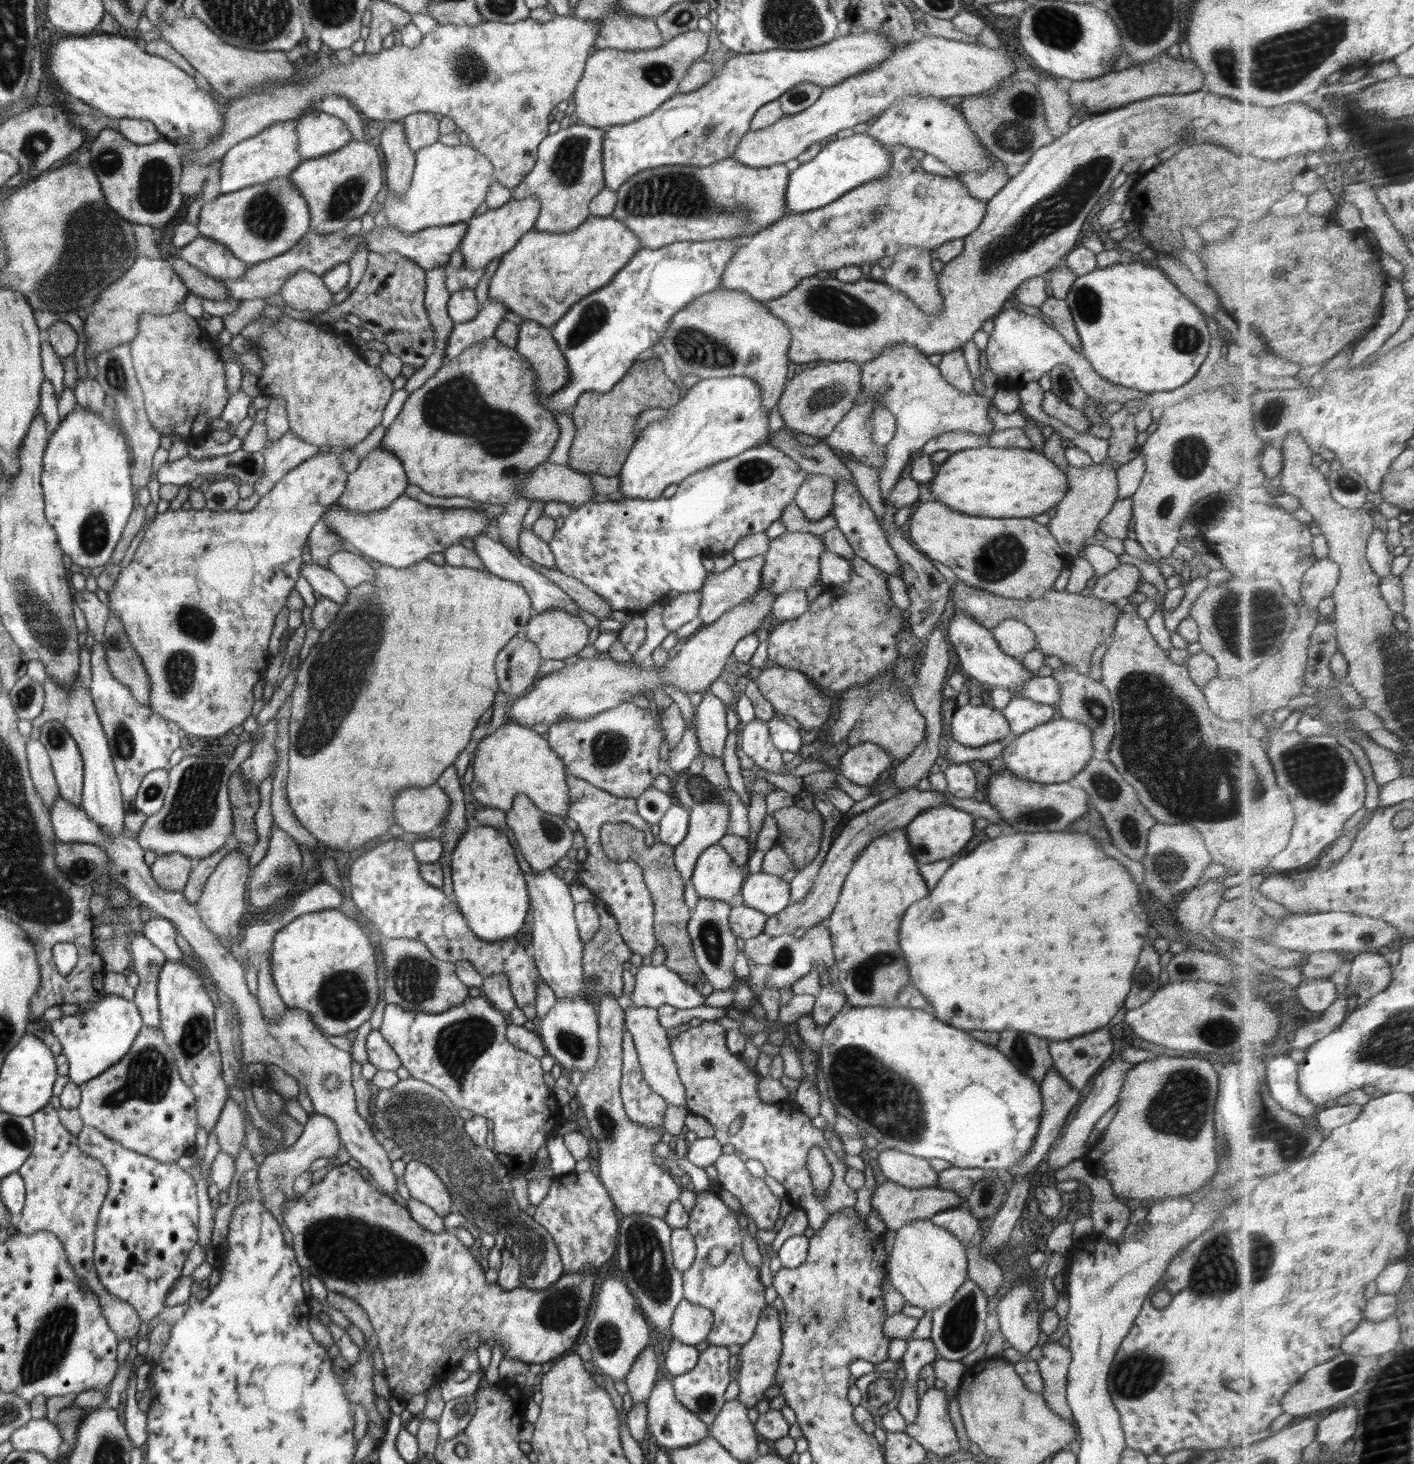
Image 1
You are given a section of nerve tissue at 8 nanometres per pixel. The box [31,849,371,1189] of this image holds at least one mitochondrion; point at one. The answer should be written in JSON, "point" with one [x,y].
{"point":[148,1078]}

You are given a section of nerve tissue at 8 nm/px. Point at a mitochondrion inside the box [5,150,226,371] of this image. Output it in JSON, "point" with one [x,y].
{"point":[93,236]}

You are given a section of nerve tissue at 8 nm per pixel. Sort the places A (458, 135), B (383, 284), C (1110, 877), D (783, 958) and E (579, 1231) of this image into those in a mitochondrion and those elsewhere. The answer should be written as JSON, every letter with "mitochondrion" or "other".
{"A":"other","B":"other","C":"other","D":"mitochondrion","E":"other"}

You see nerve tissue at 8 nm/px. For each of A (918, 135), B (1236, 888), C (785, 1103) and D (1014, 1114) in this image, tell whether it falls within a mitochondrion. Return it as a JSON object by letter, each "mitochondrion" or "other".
{"A":"other","B":"other","C":"other","D":"other"}

